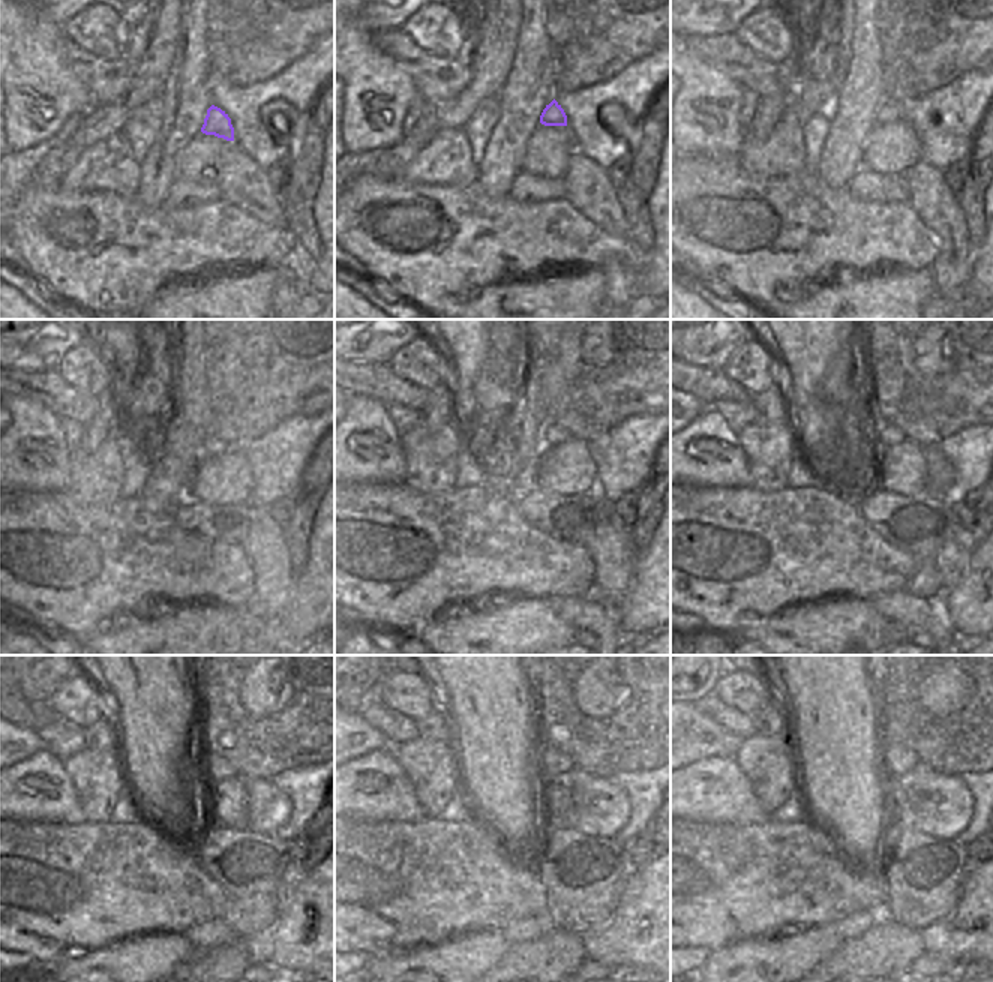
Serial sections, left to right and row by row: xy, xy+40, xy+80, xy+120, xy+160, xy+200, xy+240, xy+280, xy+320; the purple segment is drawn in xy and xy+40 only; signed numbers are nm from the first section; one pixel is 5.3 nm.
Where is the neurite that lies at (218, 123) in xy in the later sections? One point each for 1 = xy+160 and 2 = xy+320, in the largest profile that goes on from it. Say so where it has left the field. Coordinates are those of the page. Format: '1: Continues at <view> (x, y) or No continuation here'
1: Continues at xy+160 (555, 435)
2: Continues at xy+320 (897, 759).

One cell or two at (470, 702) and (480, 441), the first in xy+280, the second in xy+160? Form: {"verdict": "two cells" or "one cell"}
{"verdict": "one cell"}

